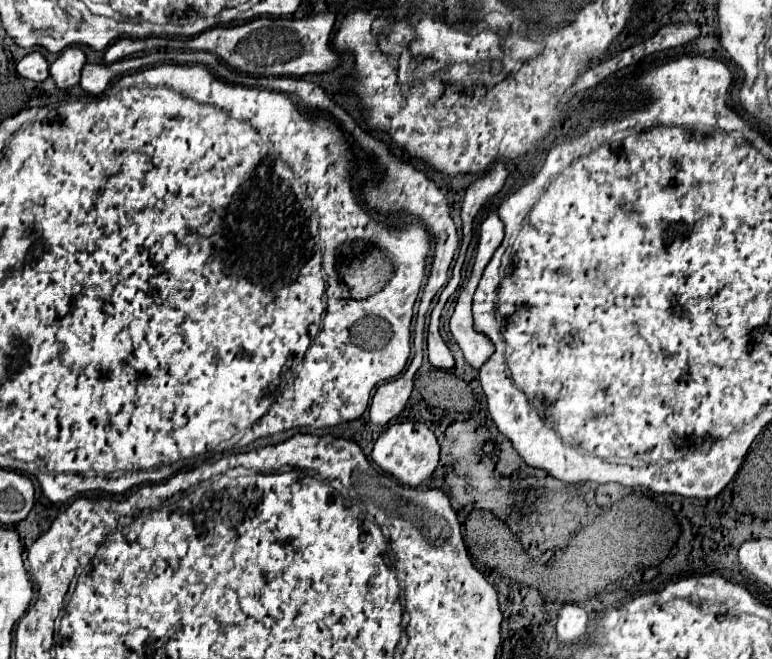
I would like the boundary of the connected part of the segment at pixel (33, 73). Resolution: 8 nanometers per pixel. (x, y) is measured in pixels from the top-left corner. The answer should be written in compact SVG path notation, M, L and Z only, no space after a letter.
M32 51L16 65L16 71L26 79L44 81L48 77L48 61L40 51Z

